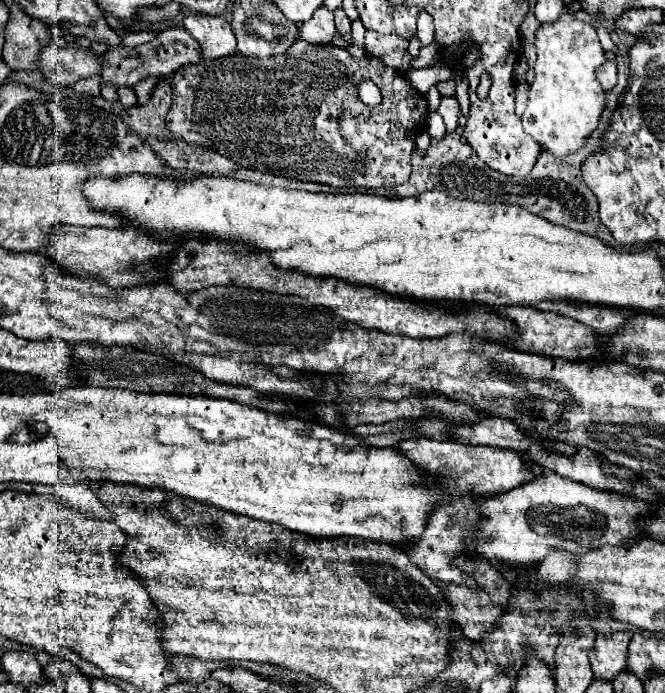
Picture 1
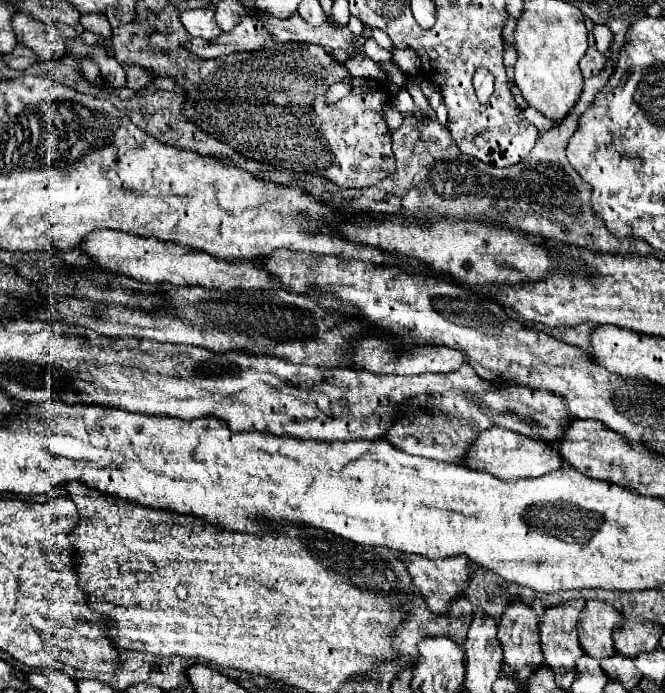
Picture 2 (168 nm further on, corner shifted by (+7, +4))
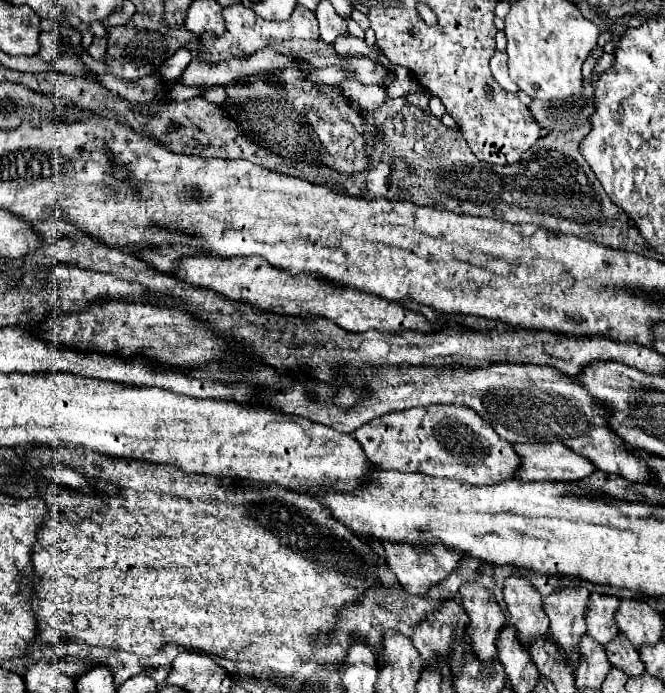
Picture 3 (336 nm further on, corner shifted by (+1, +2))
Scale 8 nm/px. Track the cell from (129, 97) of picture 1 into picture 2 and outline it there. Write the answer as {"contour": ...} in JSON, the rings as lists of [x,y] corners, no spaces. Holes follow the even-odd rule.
{"contour":[[[125,64],[123,70],[125,70],[125,74],[127,74],[127,88],[131,88],[131,90],[135,90],[135,92],[141,90],[141,88],[145,88],[145,86],[149,86],[151,80],[153,80],[153,76],[151,76],[149,72],[145,72],[141,66]]]}

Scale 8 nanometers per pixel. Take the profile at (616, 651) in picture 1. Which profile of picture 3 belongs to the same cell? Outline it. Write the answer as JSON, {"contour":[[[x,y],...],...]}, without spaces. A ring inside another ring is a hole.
{"contour":[[[591,594],[587,604],[587,634],[595,638],[601,644],[611,642],[617,634],[617,622],[615,622],[615,610],[619,606],[619,598],[615,596],[601,596]]]}

